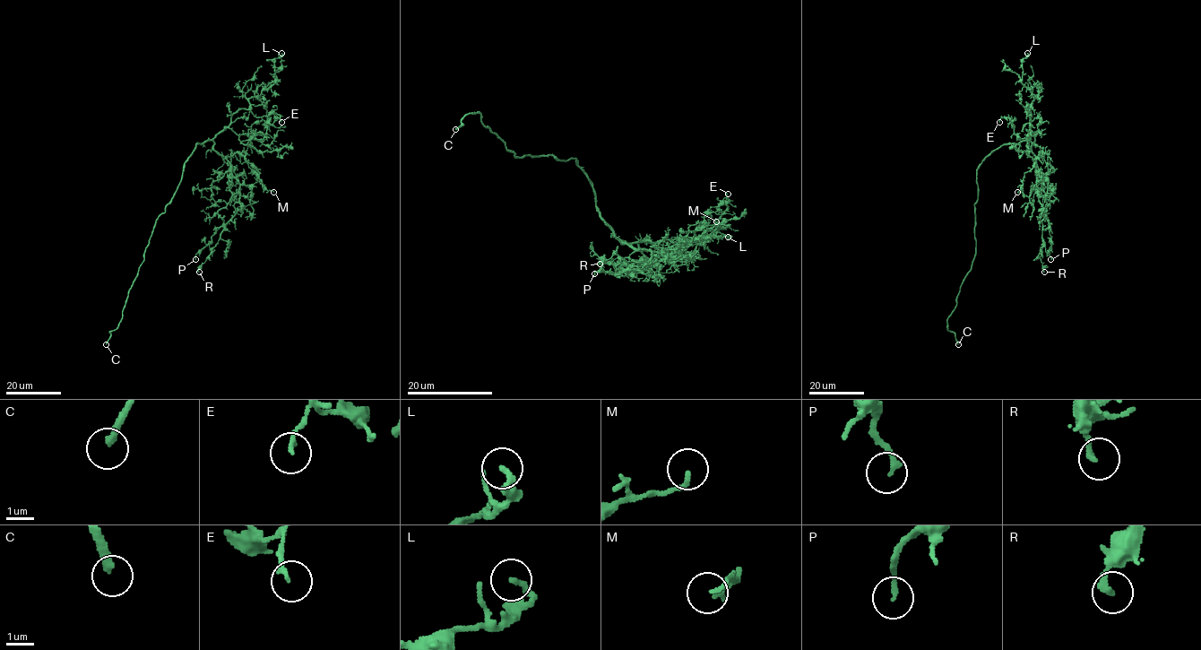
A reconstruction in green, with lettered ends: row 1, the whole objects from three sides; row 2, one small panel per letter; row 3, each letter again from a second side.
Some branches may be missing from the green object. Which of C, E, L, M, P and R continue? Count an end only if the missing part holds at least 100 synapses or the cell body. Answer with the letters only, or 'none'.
C

